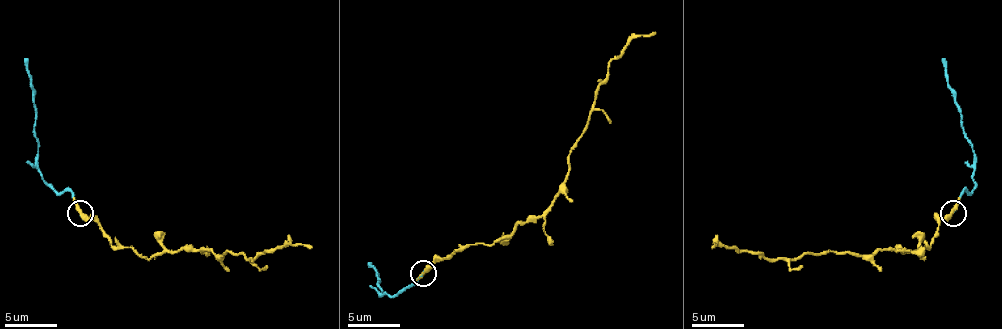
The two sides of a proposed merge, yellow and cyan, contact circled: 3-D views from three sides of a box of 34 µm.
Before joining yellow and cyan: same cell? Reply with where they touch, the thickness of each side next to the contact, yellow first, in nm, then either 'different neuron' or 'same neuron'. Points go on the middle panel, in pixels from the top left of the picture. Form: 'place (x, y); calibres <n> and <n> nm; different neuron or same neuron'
place (423, 273); calibres 320 and 80 nm; same neuron

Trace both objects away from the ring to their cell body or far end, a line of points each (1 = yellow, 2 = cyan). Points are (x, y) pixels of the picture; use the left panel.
1: (80, 212), (114, 246), (133, 246), (148, 259), (180, 249), (227, 252), (248, 259), (290, 244), (311, 249)
2: (80, 212), (70, 191), (54, 189), (38, 168), (38, 144), (33, 128), (36, 105), (25, 58)

